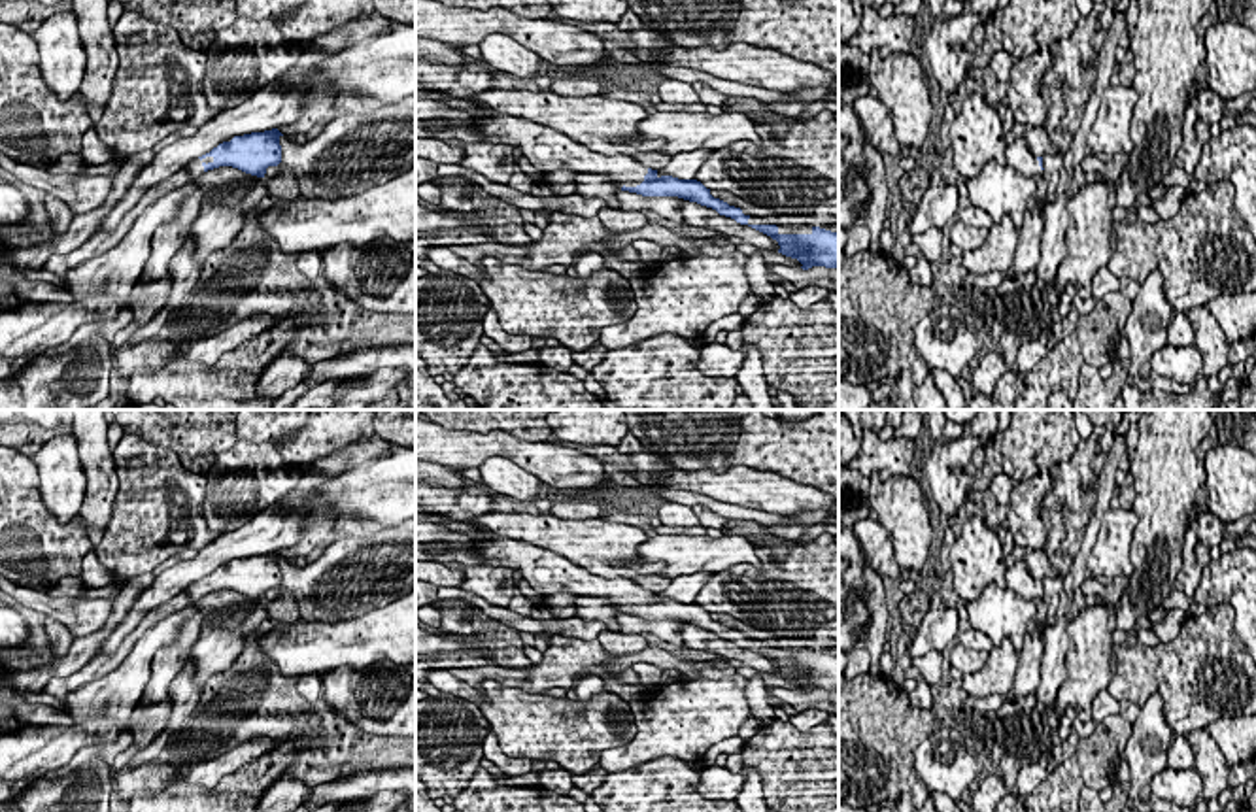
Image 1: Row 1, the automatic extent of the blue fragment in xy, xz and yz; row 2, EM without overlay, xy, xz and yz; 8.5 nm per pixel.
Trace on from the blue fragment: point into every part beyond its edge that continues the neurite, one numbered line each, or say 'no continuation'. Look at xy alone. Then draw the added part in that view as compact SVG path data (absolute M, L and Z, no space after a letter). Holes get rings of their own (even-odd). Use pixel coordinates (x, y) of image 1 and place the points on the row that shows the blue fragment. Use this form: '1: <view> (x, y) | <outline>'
1: xy (195, 169) | M206 157L206 159L195 159L195 161L191 161L185 168L187 168L187 172L189 172L189 176L191 176L191 179L196 179L196 178L200 178L202 174L204 174L204 166L202 164L208 164L208 162L213 162L213 157Z

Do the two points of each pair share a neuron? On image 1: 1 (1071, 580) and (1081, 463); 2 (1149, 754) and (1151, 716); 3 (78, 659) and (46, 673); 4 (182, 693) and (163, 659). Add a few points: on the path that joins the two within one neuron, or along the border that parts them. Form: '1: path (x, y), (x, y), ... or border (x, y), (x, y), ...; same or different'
1: border (1090, 516), (1081, 548), (1062, 576); different
2: path (1149, 744), (1151, 726); same
3: path (70, 663), (53, 669); same
4: border (187, 658), (169, 688), (170, 703); different

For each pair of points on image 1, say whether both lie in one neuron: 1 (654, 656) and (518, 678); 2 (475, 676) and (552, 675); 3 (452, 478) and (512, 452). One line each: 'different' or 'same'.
1: same
2: same
3: different

